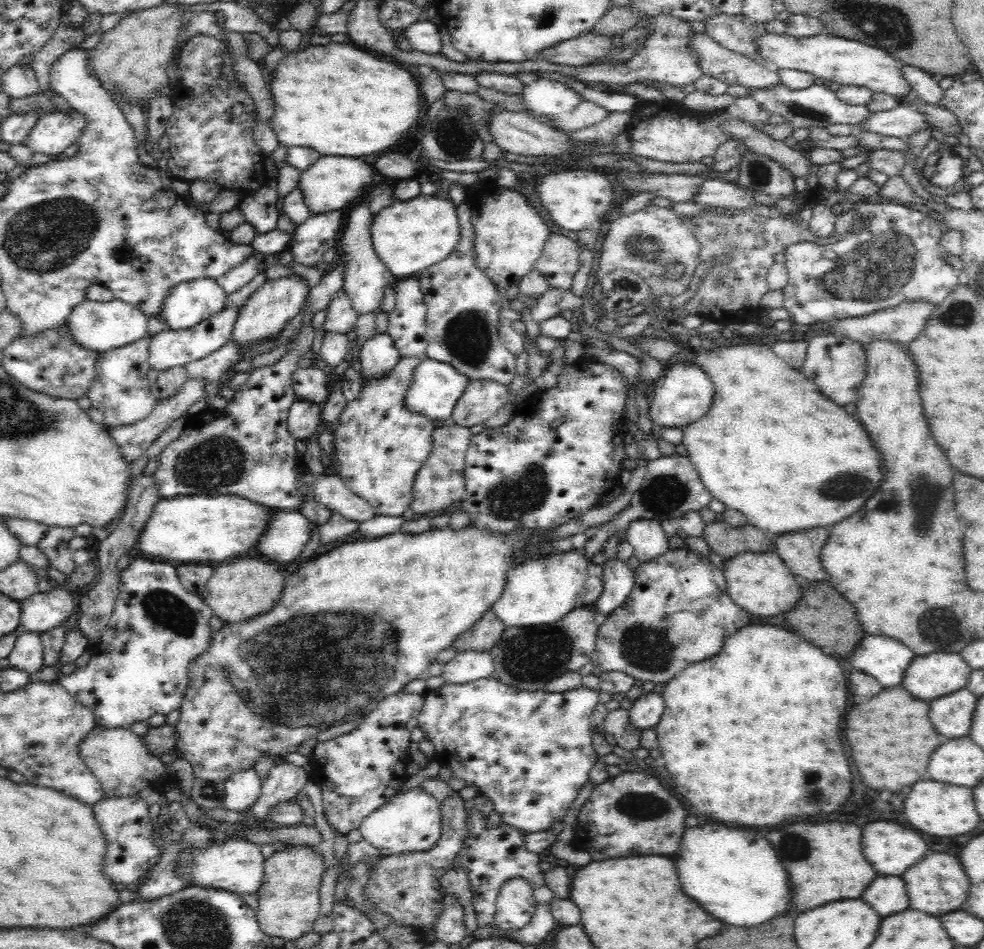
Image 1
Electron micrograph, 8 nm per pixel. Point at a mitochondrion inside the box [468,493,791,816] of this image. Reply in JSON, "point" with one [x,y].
{"point":[536,654]}

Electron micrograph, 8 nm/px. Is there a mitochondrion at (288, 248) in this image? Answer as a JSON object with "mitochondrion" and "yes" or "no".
{"mitochondrion":"no"}

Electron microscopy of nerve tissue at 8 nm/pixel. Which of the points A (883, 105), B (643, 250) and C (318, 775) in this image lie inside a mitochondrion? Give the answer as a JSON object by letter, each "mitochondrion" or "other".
{"A":"other","B":"mitochondrion","C":"other"}

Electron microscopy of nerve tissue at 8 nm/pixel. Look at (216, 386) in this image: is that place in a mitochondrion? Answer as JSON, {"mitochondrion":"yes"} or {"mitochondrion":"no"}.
{"mitochondrion":"no"}

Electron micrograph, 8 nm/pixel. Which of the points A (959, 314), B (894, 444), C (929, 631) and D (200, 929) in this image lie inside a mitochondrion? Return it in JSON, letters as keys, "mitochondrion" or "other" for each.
{"A":"mitochondrion","B":"other","C":"mitochondrion","D":"mitochondrion"}

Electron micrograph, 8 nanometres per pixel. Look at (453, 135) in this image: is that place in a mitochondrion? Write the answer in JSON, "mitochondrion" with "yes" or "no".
{"mitochondrion":"yes"}

